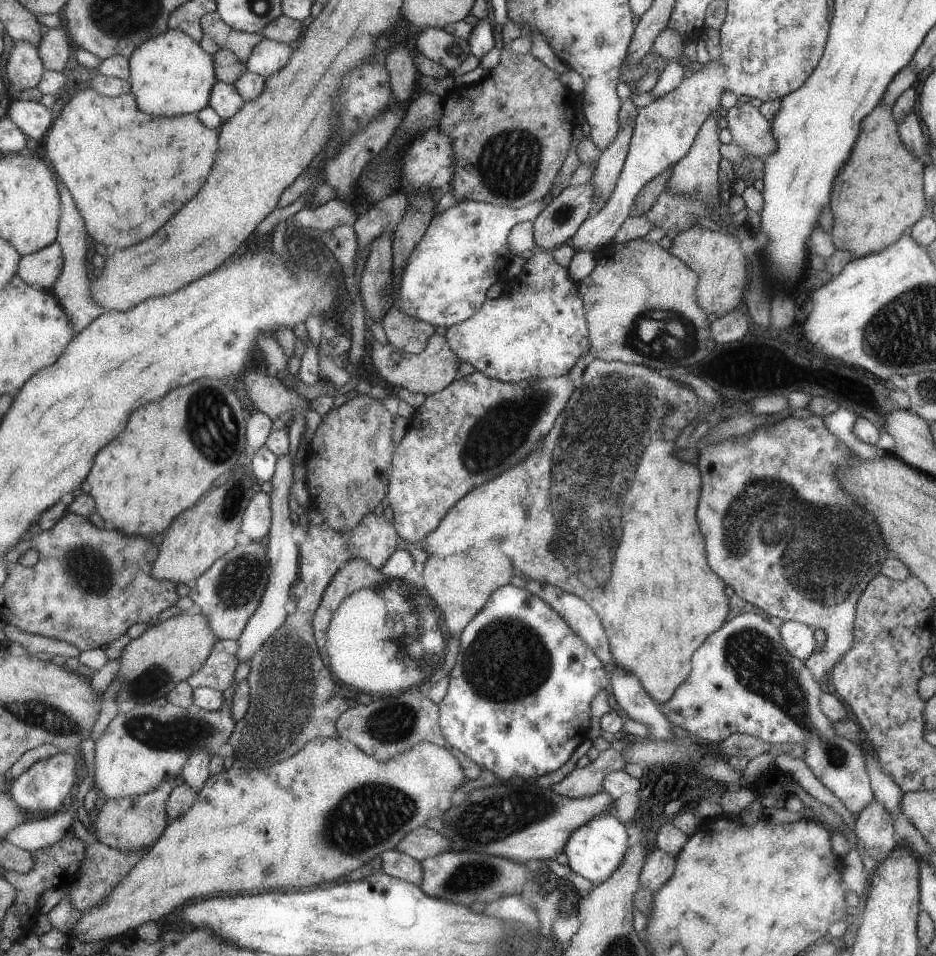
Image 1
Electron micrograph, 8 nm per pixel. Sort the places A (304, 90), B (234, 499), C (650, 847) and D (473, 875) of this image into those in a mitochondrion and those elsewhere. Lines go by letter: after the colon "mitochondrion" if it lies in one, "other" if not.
A: other
B: mitochondrion
C: other
D: mitochondrion

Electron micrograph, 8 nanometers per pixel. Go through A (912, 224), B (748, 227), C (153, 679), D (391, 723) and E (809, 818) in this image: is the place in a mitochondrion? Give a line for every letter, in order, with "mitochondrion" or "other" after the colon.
A: other
B: other
C: mitochondrion
D: mitochondrion
E: other

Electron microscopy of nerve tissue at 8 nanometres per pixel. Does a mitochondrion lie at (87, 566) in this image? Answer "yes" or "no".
yes

